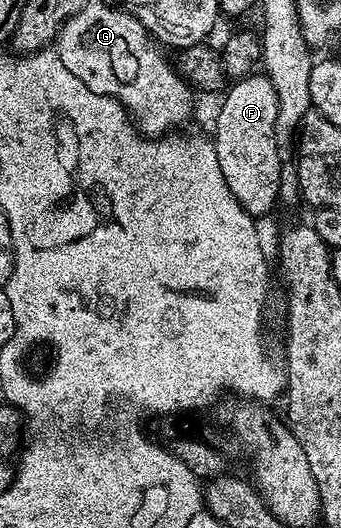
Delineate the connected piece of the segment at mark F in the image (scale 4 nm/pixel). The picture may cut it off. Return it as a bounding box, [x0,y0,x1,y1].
[214,75,280,215]

